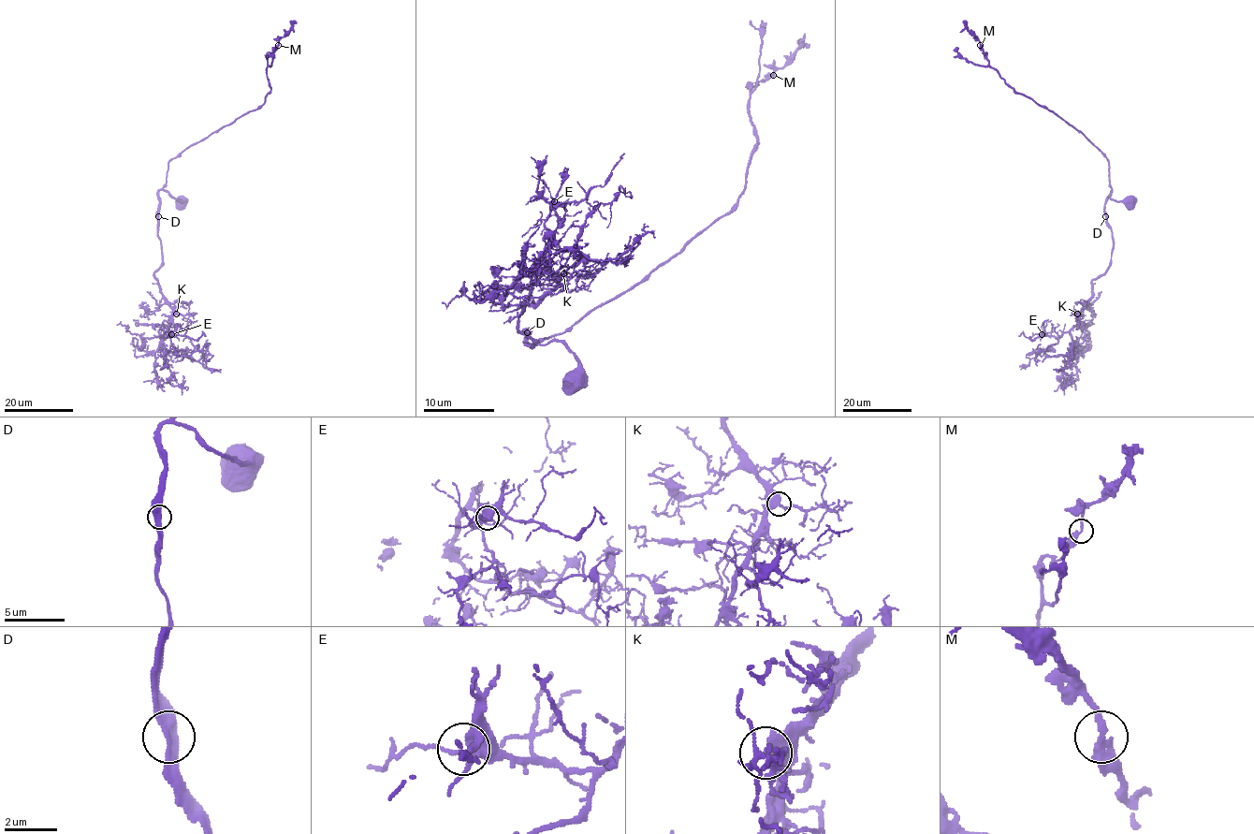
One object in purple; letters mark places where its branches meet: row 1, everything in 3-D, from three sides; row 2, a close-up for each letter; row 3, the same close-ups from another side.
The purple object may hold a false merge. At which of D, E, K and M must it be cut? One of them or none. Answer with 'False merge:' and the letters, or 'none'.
False merge: none

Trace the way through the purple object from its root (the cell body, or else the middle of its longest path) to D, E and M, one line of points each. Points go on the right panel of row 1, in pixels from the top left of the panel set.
D: (1128, 202), (1112, 199), (1112, 190), (1104, 205), (1105, 216)
E: (1128, 202), (1114, 201), (1111, 191), (1111, 265), (1092, 281), (1079, 321), (1060, 337), (1042, 334)
M: (1128, 202), (1111, 198), (1109, 162), (1101, 152), (1057, 114), (1012, 88), (988, 65), (987, 53), (980, 45)

